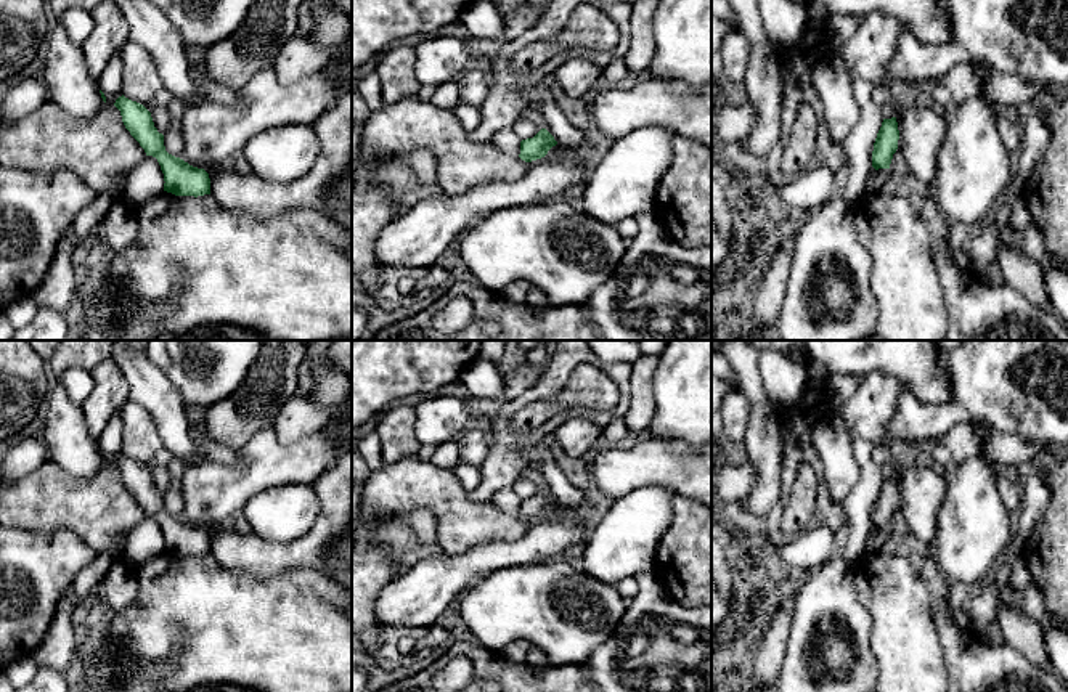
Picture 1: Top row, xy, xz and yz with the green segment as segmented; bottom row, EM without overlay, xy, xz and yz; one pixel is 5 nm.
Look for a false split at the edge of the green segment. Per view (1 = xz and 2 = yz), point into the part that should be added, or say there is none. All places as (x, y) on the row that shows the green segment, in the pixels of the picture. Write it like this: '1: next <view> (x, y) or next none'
1: next none
2: next none

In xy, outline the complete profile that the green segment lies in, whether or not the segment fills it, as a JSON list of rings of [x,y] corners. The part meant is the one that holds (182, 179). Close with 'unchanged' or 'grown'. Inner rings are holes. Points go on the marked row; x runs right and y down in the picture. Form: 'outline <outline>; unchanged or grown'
outline [[[122,95],[114,106],[120,111],[125,128],[140,143],[146,156],[157,159],[164,173],[164,191],[194,197],[210,194],[209,173],[165,151],[164,135],[157,132],[151,112],[143,104]]]; unchanged

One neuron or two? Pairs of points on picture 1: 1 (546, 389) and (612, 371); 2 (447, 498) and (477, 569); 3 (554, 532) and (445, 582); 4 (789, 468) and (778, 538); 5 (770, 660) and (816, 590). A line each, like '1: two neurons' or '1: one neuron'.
1: one neuron
2: two neurons
3: one neuron
4: one neuron
5: two neurons

